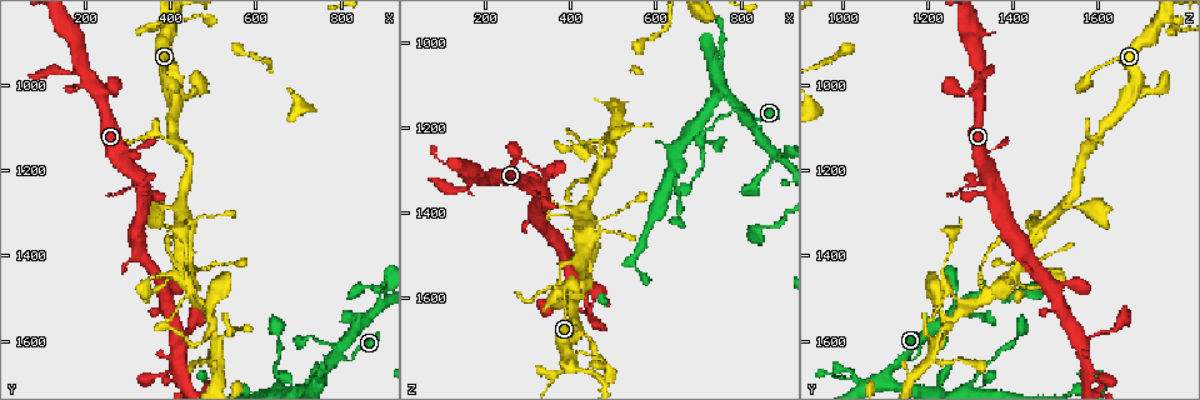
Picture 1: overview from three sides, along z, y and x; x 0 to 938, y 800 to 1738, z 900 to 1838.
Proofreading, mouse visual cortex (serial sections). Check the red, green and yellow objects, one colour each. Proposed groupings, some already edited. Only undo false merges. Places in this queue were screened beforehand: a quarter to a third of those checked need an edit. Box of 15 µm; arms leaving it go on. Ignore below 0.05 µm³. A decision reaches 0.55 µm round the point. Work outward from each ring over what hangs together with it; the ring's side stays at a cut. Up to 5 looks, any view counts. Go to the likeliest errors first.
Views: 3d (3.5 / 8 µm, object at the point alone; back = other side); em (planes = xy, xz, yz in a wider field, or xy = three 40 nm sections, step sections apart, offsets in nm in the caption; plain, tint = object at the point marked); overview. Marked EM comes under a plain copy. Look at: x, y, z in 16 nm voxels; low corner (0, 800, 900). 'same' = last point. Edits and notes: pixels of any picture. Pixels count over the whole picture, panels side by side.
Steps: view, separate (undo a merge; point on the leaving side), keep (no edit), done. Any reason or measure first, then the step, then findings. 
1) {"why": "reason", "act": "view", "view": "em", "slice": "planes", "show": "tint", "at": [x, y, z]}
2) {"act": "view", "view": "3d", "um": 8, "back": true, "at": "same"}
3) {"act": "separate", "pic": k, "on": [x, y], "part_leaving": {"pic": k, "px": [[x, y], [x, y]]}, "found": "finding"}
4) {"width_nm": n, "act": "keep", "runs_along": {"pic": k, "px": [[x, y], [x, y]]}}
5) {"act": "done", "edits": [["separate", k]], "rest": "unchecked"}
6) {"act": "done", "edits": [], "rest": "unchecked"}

{"why": "arms run side by side", "act": "view", "view": "3d", "um": 3.5, "at": [815, 1640, 1150]}

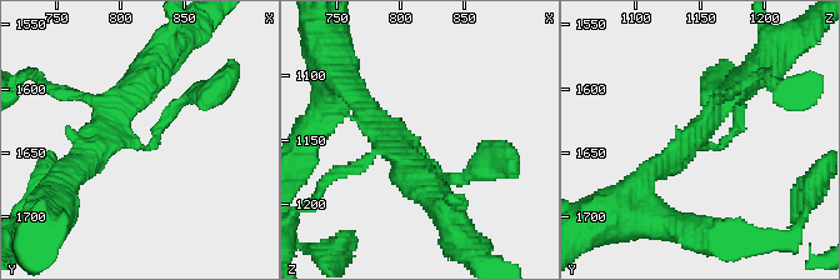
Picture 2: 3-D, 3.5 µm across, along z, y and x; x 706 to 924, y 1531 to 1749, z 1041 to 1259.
{"arms": 4, "arm_widths_nm": [150, 150, 300, 350], "act": "view", "view": "em", "slice": "xy", "step": 2, "show": "tint", "at": [812, 1640, 1152]}

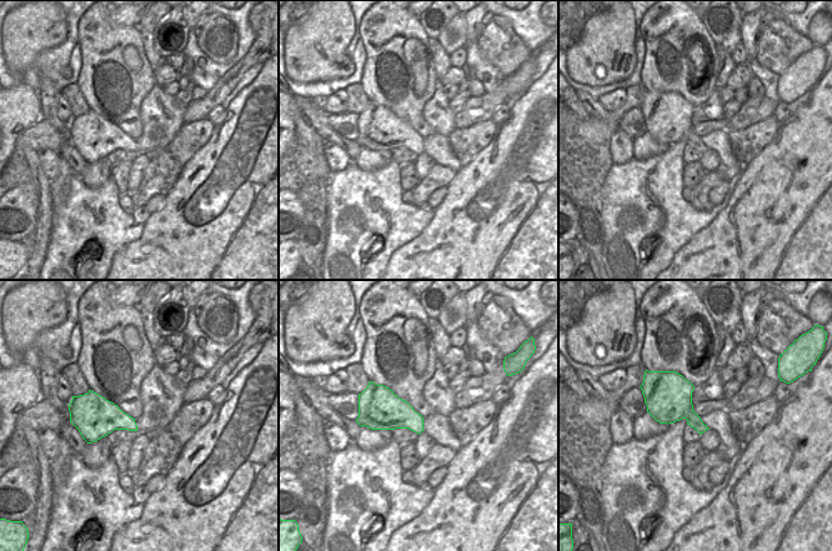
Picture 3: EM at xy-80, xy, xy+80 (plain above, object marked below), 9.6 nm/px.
{"act": "keep", "runs_along": {"pic": 2, "px": [[461, 176], [445, 180], [358, 100]]}, "found": "all the same cell"}

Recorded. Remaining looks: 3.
{"why": "two arms at a narrow angle", "act": "view", "view": "3d", "um": 3.5, "at": [340, 1245, 1355]}

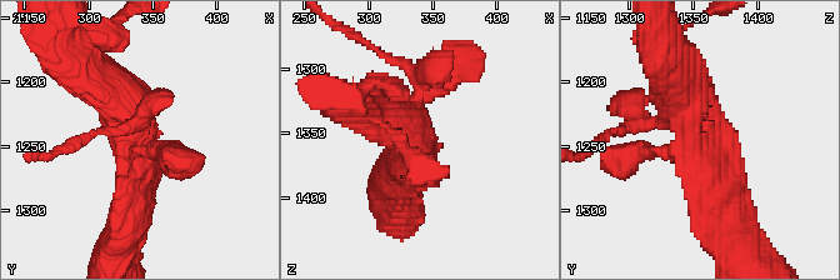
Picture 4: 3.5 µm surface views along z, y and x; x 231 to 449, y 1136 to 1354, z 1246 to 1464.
{"arms": 4, "arm_widths_nm": [200, 200, 400, 450], "why": "need the tissue", "act": "view", "view": "em", "slice": "xy", "step": 5, "show": "tint", "at": [336, 1244, 1354]}

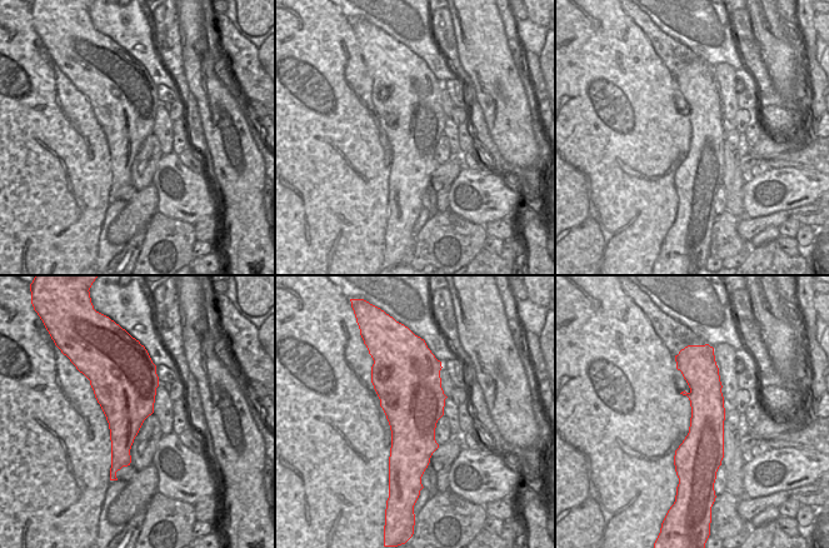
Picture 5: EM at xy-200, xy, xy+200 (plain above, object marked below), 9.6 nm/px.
{"act": "separate", "pic": 4, "on": [434, 63], "part_leaving": {"pic": 4, "px": [[420, 90], [428, 68], [451, 51]]}, "found": "a second cell is stuck on"}

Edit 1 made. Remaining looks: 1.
{"act": "done", "edits": [["separate", 4]], "rest": "unchecked"}

